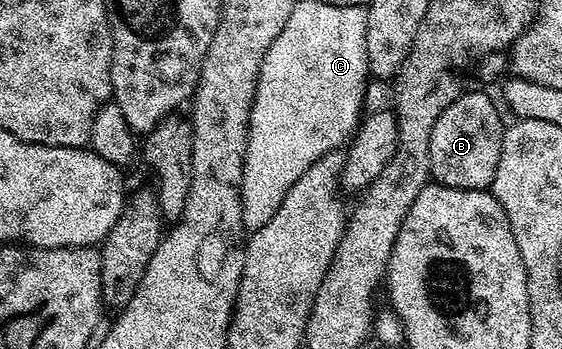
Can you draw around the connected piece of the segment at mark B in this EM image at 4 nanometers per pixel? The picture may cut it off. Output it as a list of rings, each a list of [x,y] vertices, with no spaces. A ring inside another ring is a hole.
[[[462,91],[461,96],[455,98],[455,102],[451,102],[451,106],[447,106],[447,110],[443,110],[443,114],[439,114],[439,122],[435,122],[435,130],[431,130],[431,170],[429,171],[429,175],[436,183],[442,184],[443,186],[451,186],[459,190],[475,190],[476,188],[485,190],[492,185],[493,179],[495,178],[495,170],[499,166],[499,158],[503,150],[503,134],[505,133],[507,124],[506,121],[501,121],[502,109],[499,107],[499,104],[499,109],[497,109],[496,102],[487,93],[469,91]]]

